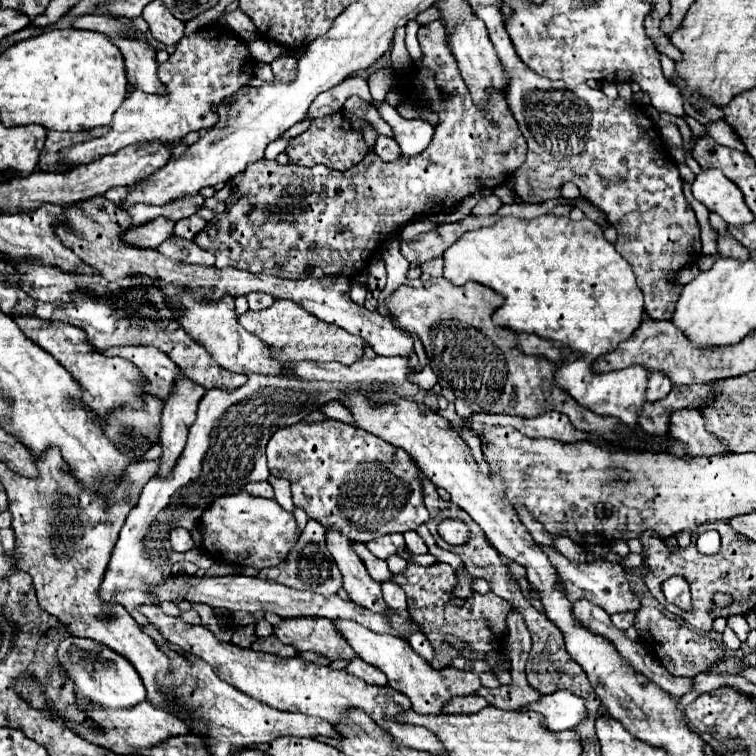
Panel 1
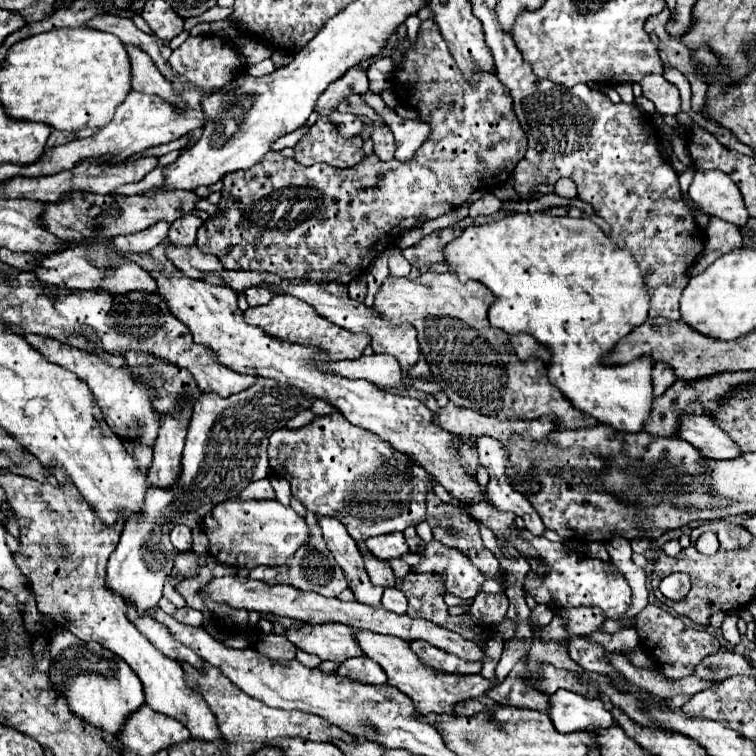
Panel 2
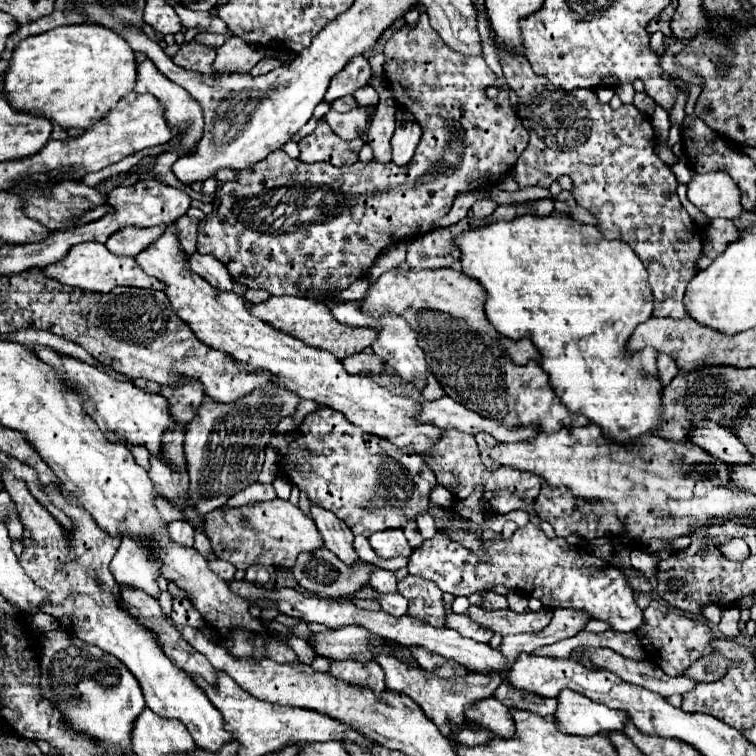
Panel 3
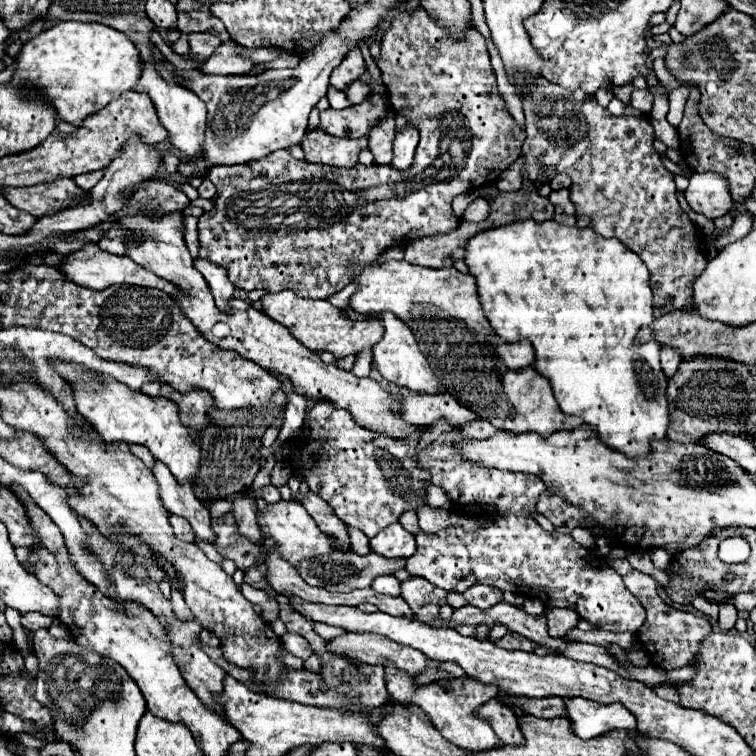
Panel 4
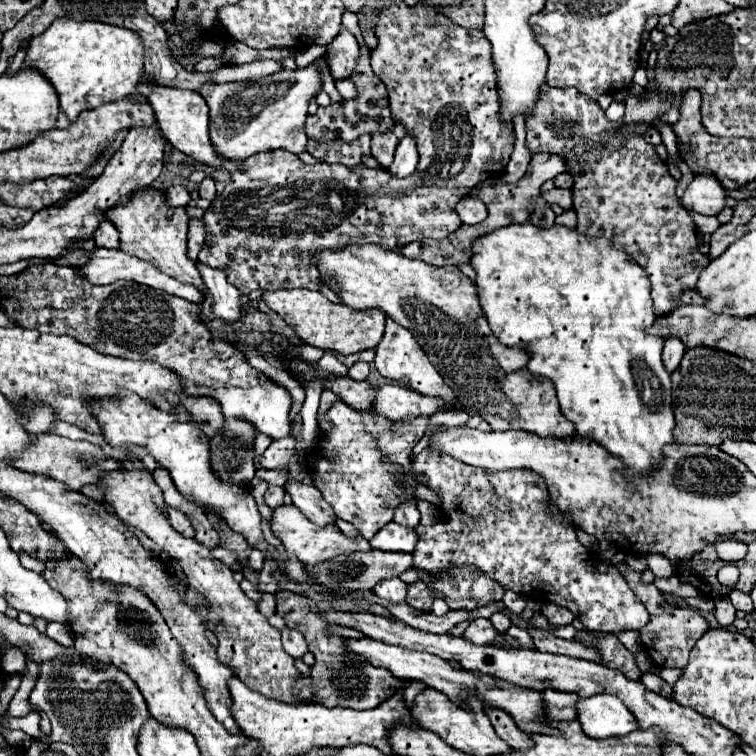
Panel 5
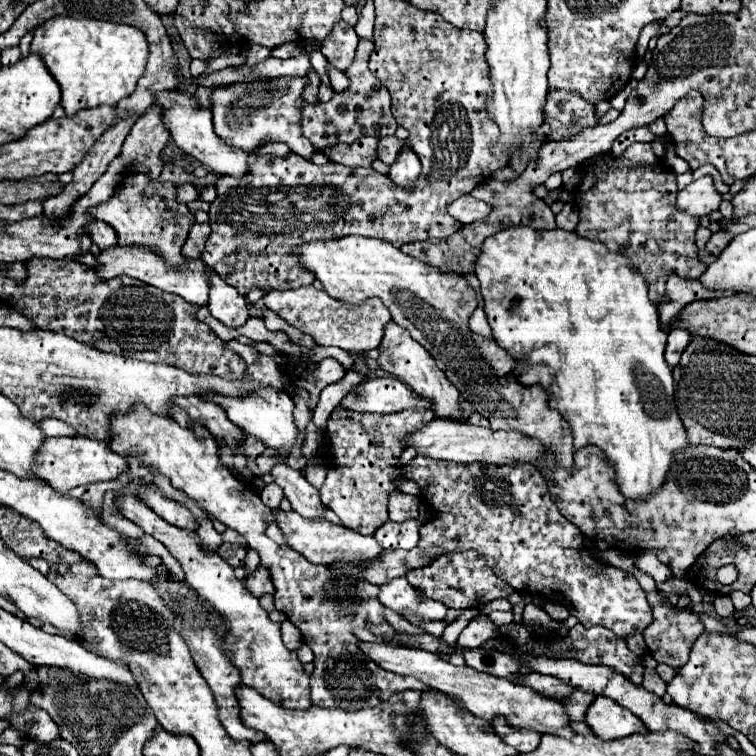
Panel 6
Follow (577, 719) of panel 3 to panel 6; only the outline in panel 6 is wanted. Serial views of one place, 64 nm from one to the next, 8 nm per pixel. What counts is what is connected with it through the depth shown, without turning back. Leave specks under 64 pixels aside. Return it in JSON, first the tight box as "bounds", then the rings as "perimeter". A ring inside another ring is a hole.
{"bounds":[584,696,648,740],"perimeter":[[[596,696],[592,700],[590,708],[586,710],[584,722],[602,740],[624,738],[634,732],[648,732],[644,730],[644,724],[638,716],[634,716],[630,710],[616,704],[608,696]]]}

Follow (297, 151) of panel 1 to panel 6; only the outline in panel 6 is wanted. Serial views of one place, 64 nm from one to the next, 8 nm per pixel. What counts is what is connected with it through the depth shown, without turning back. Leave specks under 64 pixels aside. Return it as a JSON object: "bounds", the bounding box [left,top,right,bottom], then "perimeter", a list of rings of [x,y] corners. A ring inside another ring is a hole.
{"bounds":[316,136,378,168],"perimeter":[[[362,136],[356,140],[356,144],[336,144],[332,148],[324,148],[316,152],[322,152],[324,156],[328,156],[330,162],[346,164],[350,168],[358,168],[358,166],[368,168],[376,158],[376,142],[378,140],[372,136]]]}

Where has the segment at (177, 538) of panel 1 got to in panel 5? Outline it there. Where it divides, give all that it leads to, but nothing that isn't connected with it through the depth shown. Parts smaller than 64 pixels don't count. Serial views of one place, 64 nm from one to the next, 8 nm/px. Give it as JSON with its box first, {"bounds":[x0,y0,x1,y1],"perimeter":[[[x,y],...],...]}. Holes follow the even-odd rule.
{"bounds":[168,508,195,538],"perimeter":[[[168,508],[168,520],[172,527],[186,538],[194,538],[195,530],[188,520],[188,516],[184,516],[182,512],[176,512],[174,508]]]}

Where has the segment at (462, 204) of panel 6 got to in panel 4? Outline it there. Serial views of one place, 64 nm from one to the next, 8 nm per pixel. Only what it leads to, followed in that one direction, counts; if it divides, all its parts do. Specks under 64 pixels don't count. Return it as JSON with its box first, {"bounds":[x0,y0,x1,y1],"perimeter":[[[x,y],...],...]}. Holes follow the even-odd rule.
{"bounds":[464,198,490,222],"perimeter":[[[478,198],[464,212],[464,220],[468,220],[468,222],[482,222],[482,220],[488,218],[488,214],[490,214],[490,204],[484,198]]]}

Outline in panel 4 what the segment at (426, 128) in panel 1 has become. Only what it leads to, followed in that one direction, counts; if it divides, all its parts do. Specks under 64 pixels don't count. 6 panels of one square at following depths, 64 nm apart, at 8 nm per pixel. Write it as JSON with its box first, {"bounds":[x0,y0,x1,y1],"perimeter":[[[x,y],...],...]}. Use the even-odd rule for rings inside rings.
{"bounds":[346,84,418,170],"perimeter":[[[352,84],[352,88],[348,88],[346,96],[350,98],[352,104],[360,104],[360,100],[368,98],[370,92],[372,92],[372,88],[368,84]],[[406,124],[396,132],[394,138],[394,158],[392,166],[398,170],[406,170],[412,166],[414,160],[414,150],[418,146],[418,130],[412,124]]]}

